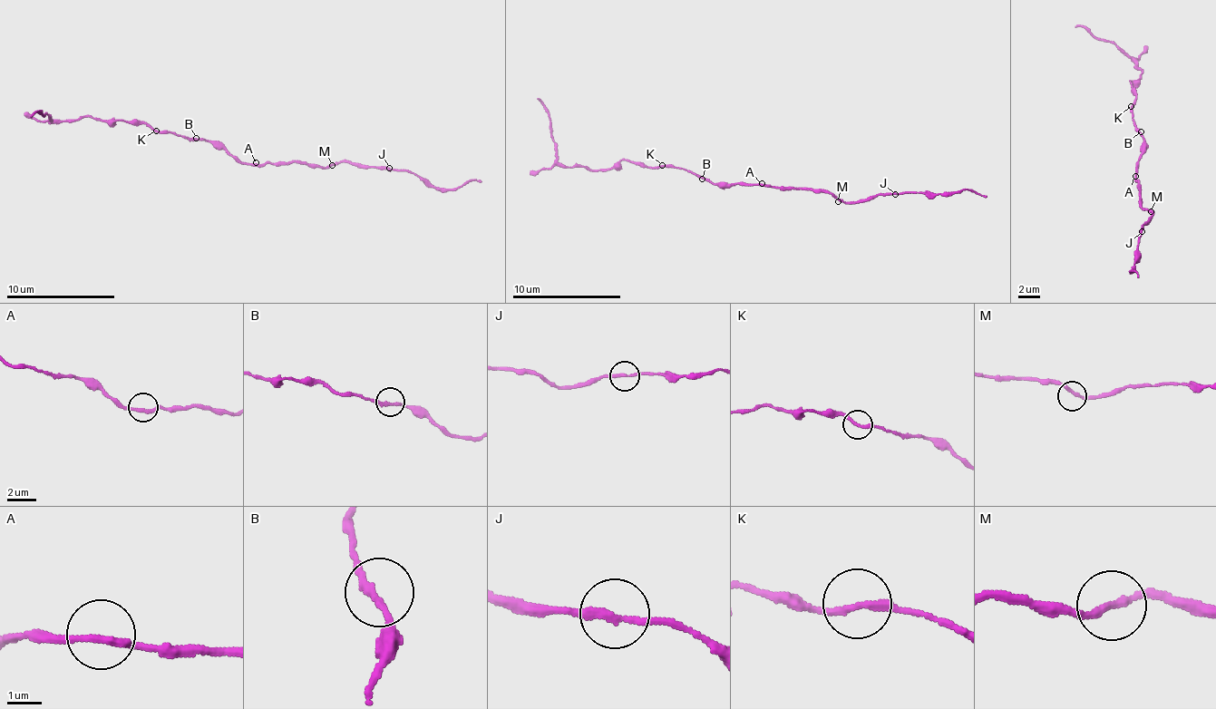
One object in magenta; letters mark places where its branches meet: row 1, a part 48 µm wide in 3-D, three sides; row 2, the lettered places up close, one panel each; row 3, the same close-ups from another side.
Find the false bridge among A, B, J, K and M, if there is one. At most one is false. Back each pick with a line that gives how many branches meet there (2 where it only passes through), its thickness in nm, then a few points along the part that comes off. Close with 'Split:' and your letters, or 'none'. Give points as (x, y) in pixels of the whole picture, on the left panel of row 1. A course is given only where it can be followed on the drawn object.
K: 2 | 220 nm | (155, 131), (147, 124), (92, 117), (57, 121), (43, 114), (43, 117), (29, 116)
Split: K

